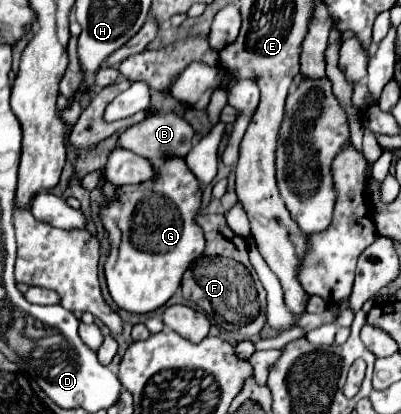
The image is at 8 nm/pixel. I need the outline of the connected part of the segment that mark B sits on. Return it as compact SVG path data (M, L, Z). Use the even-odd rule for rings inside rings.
M173 112L171 114L149 114L143 122L131 126L119 136L119 146L151 160L153 164L159 164L161 160L167 160L171 156L185 158L189 150L193 148L193 134L195 134L193 128L181 116Z

